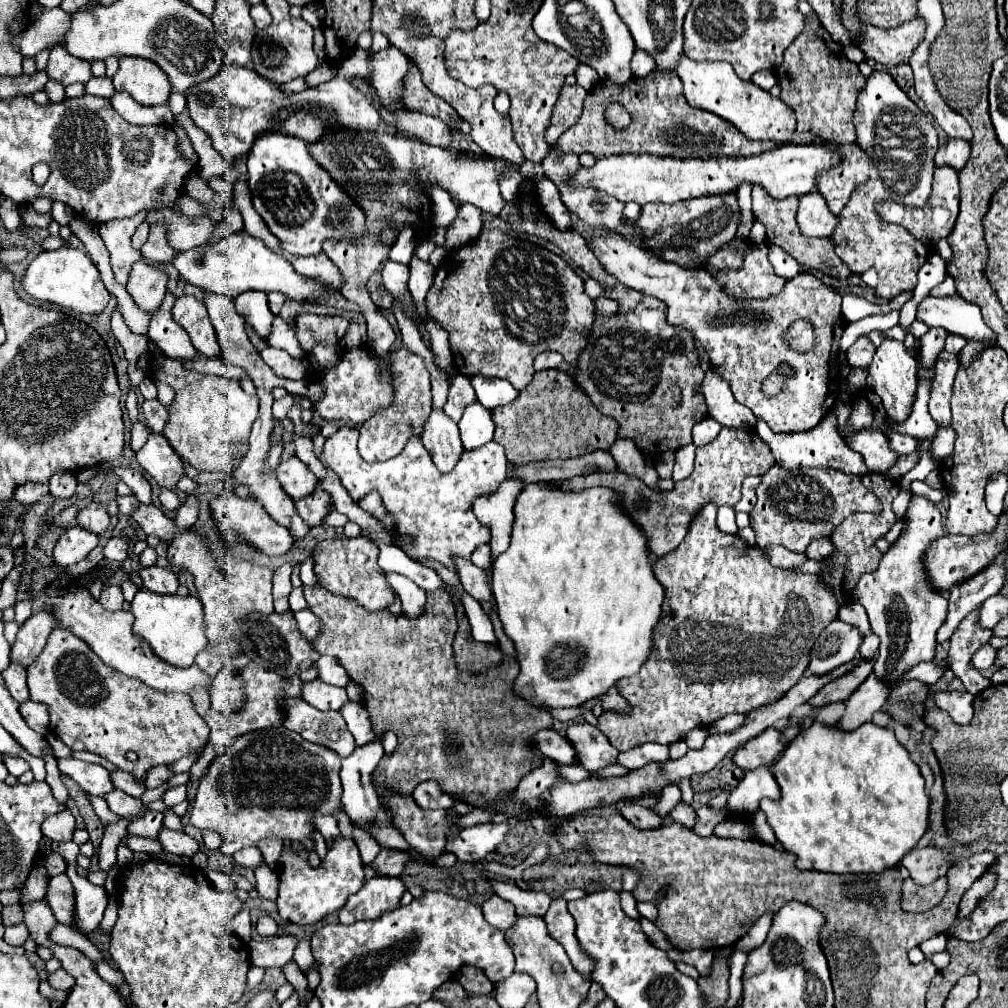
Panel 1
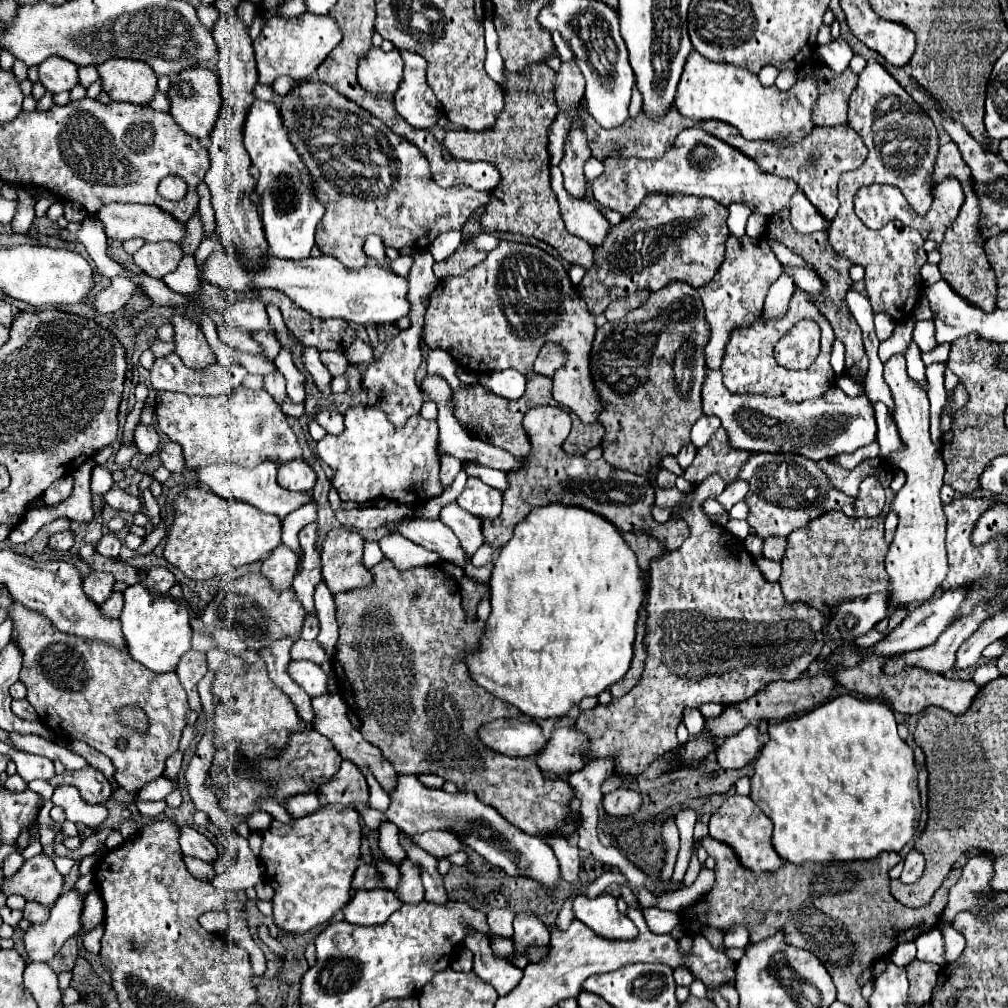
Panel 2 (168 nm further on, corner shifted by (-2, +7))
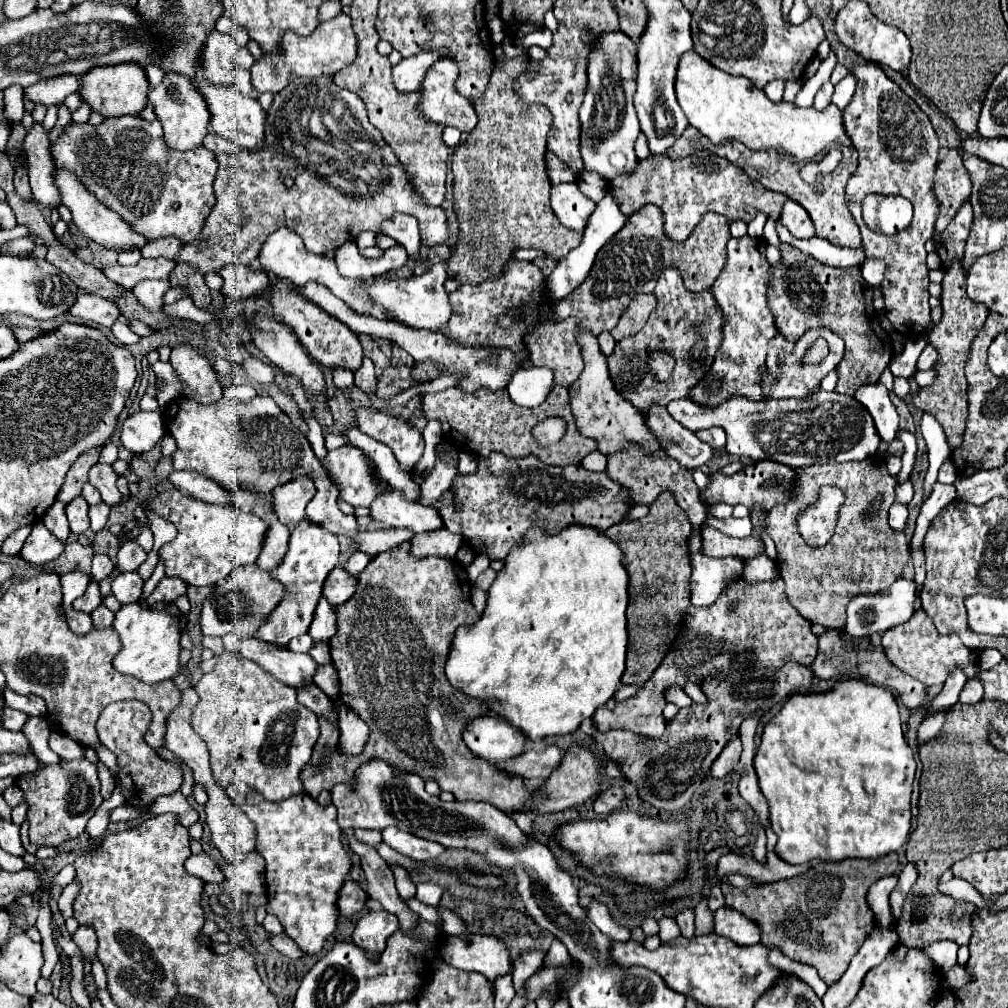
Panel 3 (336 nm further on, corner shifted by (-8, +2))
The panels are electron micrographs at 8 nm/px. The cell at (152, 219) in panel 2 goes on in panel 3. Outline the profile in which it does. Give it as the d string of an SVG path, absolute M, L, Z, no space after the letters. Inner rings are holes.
M56 171L56 185L60 187L60 193L62 193L62 205L66 205L72 215L74 215L74 223L76 227L88 235L94 243L102 245L104 249L114 249L114 251L122 251L122 249L130 249L130 247L138 247L142 249L148 239L140 233L136 233L132 229L132 225L128 221L124 221L118 213L114 213L112 209L108 209L106 205L102 205L78 179L76 175L68 173L68 171Z

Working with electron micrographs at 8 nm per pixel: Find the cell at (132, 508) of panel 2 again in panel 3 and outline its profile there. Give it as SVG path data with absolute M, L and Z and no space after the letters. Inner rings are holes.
M96 463L92 469L90 469L90 483L100 491L102 495L102 501L110 507L116 507L122 503L122 495L116 487L116 481L118 481L118 473L114 471L112 465L102 465L102 463Z

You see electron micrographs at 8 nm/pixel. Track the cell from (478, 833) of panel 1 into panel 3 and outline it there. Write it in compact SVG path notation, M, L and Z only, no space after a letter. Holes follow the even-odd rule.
M388 827L382 831L384 843L388 843L392 849L396 849L402 855L408 855L416 861L428 861L428 859L438 859L440 855L446 853L446 847L442 847L440 843L432 843L432 841L424 841L416 835L408 835L396 827Z

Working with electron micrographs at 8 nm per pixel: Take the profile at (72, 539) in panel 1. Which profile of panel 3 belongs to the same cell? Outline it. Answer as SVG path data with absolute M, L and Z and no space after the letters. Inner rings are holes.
M40 521L40 523L34 523L32 535L26 539L20 555L30 563L48 563L60 557L64 553L64 547L66 545L58 537L54 537Z

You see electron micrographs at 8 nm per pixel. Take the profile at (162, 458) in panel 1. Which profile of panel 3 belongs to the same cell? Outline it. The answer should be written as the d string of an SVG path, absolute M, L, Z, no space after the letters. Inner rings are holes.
M160 411L154 413L134 413L122 423L120 441L132 453L146 453L164 437L166 425Z

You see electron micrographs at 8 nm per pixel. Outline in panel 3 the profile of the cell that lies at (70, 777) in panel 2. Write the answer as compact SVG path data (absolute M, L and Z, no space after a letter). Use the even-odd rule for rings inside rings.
M88 759L62 761L60 765L42 767L32 779L18 779L18 785L26 793L26 803L30 805L30 843L58 847L68 839L76 839L84 833L88 819L102 805L100 779L96 767Z

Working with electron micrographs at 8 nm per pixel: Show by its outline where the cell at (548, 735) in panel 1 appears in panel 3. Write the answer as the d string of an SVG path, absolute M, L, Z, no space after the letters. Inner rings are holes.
M486 715L474 719L464 729L464 741L476 757L498 765L522 755L530 739L504 719Z

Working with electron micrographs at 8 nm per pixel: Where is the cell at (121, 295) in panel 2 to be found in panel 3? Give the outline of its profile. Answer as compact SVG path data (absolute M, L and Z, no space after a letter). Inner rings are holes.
M82 291L76 299L76 303L72 305L70 313L74 317L80 317L84 321L94 321L98 325L104 325L104 327L112 327L112 323L118 319L120 315L120 307L110 301L110 299L104 299L100 295L94 295L94 293L86 293Z

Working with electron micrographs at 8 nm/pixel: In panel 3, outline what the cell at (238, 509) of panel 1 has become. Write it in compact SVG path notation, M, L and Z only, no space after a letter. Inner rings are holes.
M178 489L160 493L150 509L172 521L178 531L176 539L168 541L160 549L160 559L166 565L166 575L178 577L194 587L216 585L238 565L256 563L268 533L268 523L254 513L244 513L230 505L204 503L200 499L184 495Z

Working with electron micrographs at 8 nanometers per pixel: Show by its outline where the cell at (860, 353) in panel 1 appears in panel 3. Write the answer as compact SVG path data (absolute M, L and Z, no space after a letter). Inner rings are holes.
M782 243L780 249L782 265L780 269L774 269L772 291L768 293L776 327L792 341L796 341L808 327L832 327L832 331L846 343L846 359L838 365L840 379L836 391L854 395L858 387L876 383L892 361L894 349L888 333L880 327L878 317L874 317L872 289L866 281L862 285L860 267L830 267L786 243Z

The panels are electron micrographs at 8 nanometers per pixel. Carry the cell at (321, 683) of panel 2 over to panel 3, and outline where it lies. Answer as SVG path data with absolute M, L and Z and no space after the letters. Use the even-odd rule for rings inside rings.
M256 637L242 641L240 653L246 659L256 661L260 667L272 673L278 681L294 689L302 689L304 685L314 683L318 665L306 653L294 653L290 649L272 647L268 643L260 643Z

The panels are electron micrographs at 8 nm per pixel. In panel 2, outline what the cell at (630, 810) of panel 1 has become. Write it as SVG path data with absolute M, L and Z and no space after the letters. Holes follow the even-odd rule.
M618 788L610 794L604 794L604 810L612 816L630 816L634 814L640 804L642 804L642 798L638 792L634 790L626 790L626 788Z

